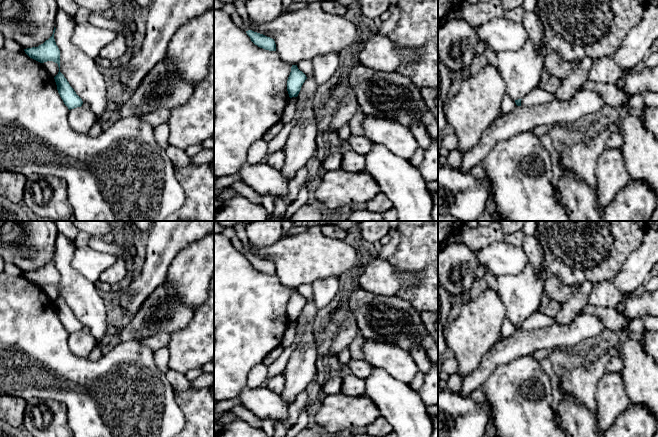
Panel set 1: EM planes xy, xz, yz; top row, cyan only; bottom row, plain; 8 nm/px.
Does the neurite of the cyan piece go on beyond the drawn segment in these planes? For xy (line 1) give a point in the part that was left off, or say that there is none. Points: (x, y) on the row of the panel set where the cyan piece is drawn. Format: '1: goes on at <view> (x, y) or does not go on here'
1: does not go on here

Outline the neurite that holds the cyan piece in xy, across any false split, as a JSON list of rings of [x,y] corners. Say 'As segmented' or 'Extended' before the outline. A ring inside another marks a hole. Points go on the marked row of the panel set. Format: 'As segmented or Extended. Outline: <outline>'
As segmented. Outline: [[[54,27],[52,36],[43,44],[39,45],[38,47],[24,49],[24,51],[30,58],[40,63],[53,61],[58,64],[59,72],[54,77],[57,90],[64,104],[68,107],[69,110],[71,110],[77,107],[81,107],[83,101],[70,86],[64,75],[60,72],[60,50],[54,39],[55,30],[56,28]]]

